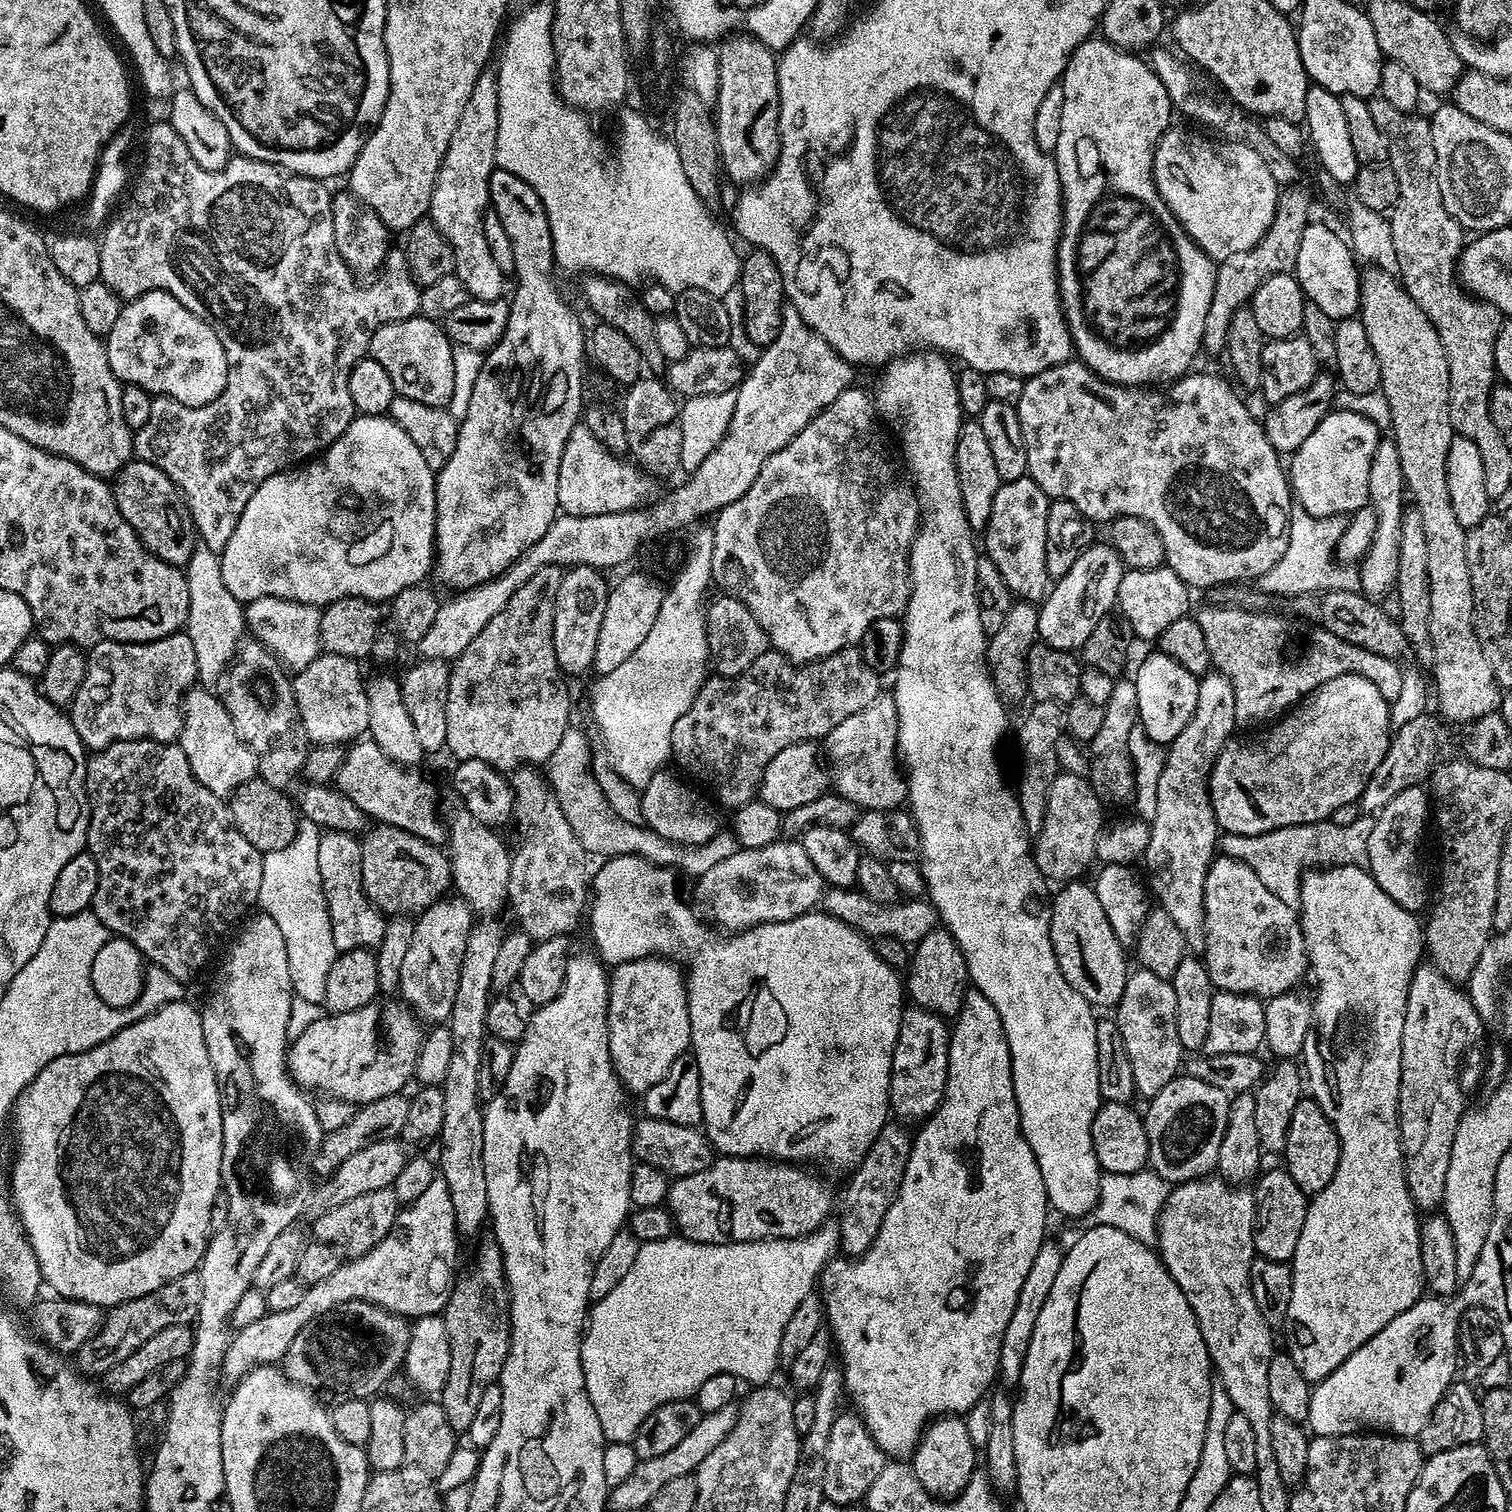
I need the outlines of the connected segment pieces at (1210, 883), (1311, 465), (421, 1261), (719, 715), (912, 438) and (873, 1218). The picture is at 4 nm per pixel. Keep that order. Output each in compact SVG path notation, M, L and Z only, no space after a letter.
M1217 855L1206 874L1204 887L1204 950L1202 959L1210 974L1213 989L1221 992L1237 992L1247 996L1267 998L1297 991L1304 971L1309 971L1308 952L1304 948L1304 932L1300 928L1297 909L1286 906L1282 898L1274 898L1266 886L1262 886L1258 874L1241 860Z
M1329 411L1322 422L1318 422L1314 434L1290 456L1290 487L1299 507L1312 516L1343 517L1369 503L1370 462L1382 439L1381 433L1373 420L1367 420L1362 414L1336 411Z
M438 1174L419 1198L414 1198L412 1204L397 1211L394 1226L386 1234L386 1238L382 1238L382 1242L375 1244L365 1256L341 1262L338 1270L334 1270L334 1274L328 1275L323 1282L307 1285L298 1306L293 1306L291 1310L269 1311L262 1318L258 1318L258 1322L239 1329L228 1341L228 1349L220 1365L221 1381L228 1383L228 1386L235 1386L240 1383L243 1376L256 1368L279 1365L284 1359L286 1350L290 1350L290 1342L294 1342L298 1330L314 1322L314 1318L322 1318L322 1314L334 1310L334 1306L342 1306L342 1302L369 1300L372 1304L385 1308L387 1312L397 1312L399 1316L405 1318L443 1313L452 1293L452 1285L458 1279L456 1240L458 1241L458 1233L454 1222L454 1206L450 1202L450 1190L444 1177Z
M856 646L843 648L832 656L801 665L775 650L763 652L742 674L712 674L705 679L686 714L674 722L674 730L670 734L671 759L674 764L676 760L681 773L689 772L697 785L705 784L700 786L709 793L712 791L728 810L738 809L746 802L757 799L762 774L779 752L803 740L823 741L832 733L834 726L842 726L846 718L858 714L858 710L866 710L870 702L882 695L880 680L881 673L866 666L866 658Z
M916 350L911 354L905 355L903 358L893 359L891 362L885 363L883 365L882 371L884 373L880 376L880 381L876 384L876 392L874 391L874 403L876 406L876 411L878 413L879 419L881 421L884 420L889 424L890 427L896 431L896 436L900 439L900 448L904 451L904 460L908 463L908 472L907 475L910 477L911 483L914 485L914 491L920 501L920 506L922 509L922 520L917 534L915 538L912 540L912 549L908 552L908 575L910 577L910 583L912 586L912 595L908 598L908 605L905 606L904 611L902 613L902 623L904 625L904 641L902 642L902 650L900 651L900 661L896 663L896 667L894 669L894 677L896 676L896 692L894 691L894 699L896 701L896 709L898 710L898 742L900 743L900 747L898 749L899 755L902 757L903 767L906 769L906 779L908 781L908 798L906 801L907 807L910 809L912 813L912 817L916 819L916 825L918 826L918 830L920 831L920 860L922 861L922 869L924 875L924 883L926 885L926 896L927 899L933 904L936 908L936 914L939 920L939 923L943 925L943 927L947 928L949 934L952 935L958 942L958 946L962 950L962 954L966 958L966 966L968 967L968 979L980 991L982 994L986 994L986 998L990 998L990 1002L994 1006L994 1010L998 1010L998 1018L1002 1018L1002 1026L1006 1030L1006 1038L1008 1039L1008 1045L1010 1046L1010 1054L1012 1055L1012 1081L1014 1082L1014 1090L1016 1091L1016 1105L1018 1106L1018 1110L1020 1111L1020 1128L1024 1132L1024 1137L1026 1138L1026 1142L1030 1146L1030 1150L1034 1154L1034 1158L1036 1159L1036 1165L1038 1166L1038 1170L1042 1174L1042 1182L1046 1186L1046 1190L1048 1191L1048 1202L1049 1205L1053 1209L1056 1208L1061 1212L1064 1216L1084 1216L1087 1217L1089 1213L1091 1213L1092 1207L1096 1204L1096 1199L1098 1198L1098 1194L1100 1193L1100 1177L1102 1175L1102 1169L1100 1163L1096 1161L1096 1155L1094 1154L1094 1150L1092 1149L1092 1123L1094 1122L1094 1118L1096 1117L1096 1111L1099 1110L1101 1106L1100 1099L1100 1091L1098 1090L1098 1046L1096 1045L1095 1040L1095 1028L1097 1026L1098 1020L1097 1017L1092 1017L1092 1012L1094 1013L1093 1005L1090 1005L1086 1002L1086 998L1082 998L1082 994L1078 994L1078 990L1074 990L1074 986L1070 986L1066 982L1066 978L1062 974L1062 970L1058 966L1058 962L1056 961L1056 955L1054 954L1054 950L1052 949L1052 939L1050 938L1050 918L1052 917L1052 913L1050 911L1050 891L1048 892L1048 888L1050 888L1049 881L1044 879L1044 876L1038 870L1038 866L1036 865L1036 861L1034 859L1033 849L1030 847L1030 837L1028 835L1028 829L1024 826L1024 819L1022 818L1022 810L1020 809L1019 804L1016 802L1016 793L1010 787L1010 780L1004 777L1004 768L1000 765L1000 743L1004 740L1004 727L1008 724L1008 716L1004 713L1004 707L1006 707L1005 701L1002 699L999 692L997 692L996 687L992 684L992 678L988 675L988 669L986 667L986 637L984 635L984 631L982 630L982 622L978 618L978 602L976 601L976 557L978 555L978 549L972 545L972 539L974 539L974 533L970 525L966 522L966 514L964 513L964 507L962 506L962 490L960 489L960 475L958 474L958 470L956 469L956 443L958 442L958 438L960 437L960 425L962 421L965 419L965 412L960 408L959 396L958 396L958 386L957 382L957 373L952 370L951 366L948 365L950 363L949 357L947 355L941 354L936 350Z
M900 1122L884 1124L878 1138L874 1138L870 1150L866 1150L862 1162L857 1164L851 1173L852 1181L844 1192L844 1213L841 1214L840 1220L838 1219L839 1251L845 1252L848 1258L860 1256L871 1246L886 1218L886 1210L890 1210L898 1194L902 1174L906 1174L906 1162L910 1158L914 1139L913 1133L908 1133L903 1127L907 1128Z

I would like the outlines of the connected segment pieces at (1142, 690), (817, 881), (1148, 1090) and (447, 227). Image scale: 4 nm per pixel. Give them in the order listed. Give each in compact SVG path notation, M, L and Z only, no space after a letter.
M1153 651L1153 656L1148 656L1136 668L1134 679L1138 690L1138 721L1139 727L1156 744L1167 746L1171 744L1194 714L1194 708L1198 706L1198 677L1190 674L1174 658L1170 658L1165 652Z
M800 842L741 848L730 854L726 862L710 866L695 884L697 898L708 904L709 910L732 930L750 930L756 924L766 924L770 920L805 916L823 901L826 891L824 879L814 870L814 862L806 858L806 850Z
M1137 967L1128 977L1126 990L1114 1009L1114 1019L1130 1058L1130 1070L1134 1070L1136 1096L1156 1096L1162 1086L1176 1079L1182 1068L1182 1049L1178 1042L1178 1026L1174 1022L1174 986L1171 980L1163 980L1158 978L1158 974L1150 974L1150 970Z
M485 70L480 73L480 77L474 82L474 90L470 90L470 98L466 102L466 106L462 110L462 118L458 118L458 126L454 126L454 134L450 137L450 146L446 146L446 154L442 158L442 166L436 175L436 185L432 191L432 206L430 209L430 218L438 226L440 233L448 239L448 245L452 247L454 254L454 262L456 263L454 275L462 282L462 286L466 286L469 297L473 300L499 300L505 295L504 280L506 280L506 273L498 270L498 262L494 262L494 254L490 254L490 246L486 242L486 234L484 233L484 214L489 207L490 201L488 199L488 177L493 175L496 168L496 143L498 142L498 86L496 85L495 71Z

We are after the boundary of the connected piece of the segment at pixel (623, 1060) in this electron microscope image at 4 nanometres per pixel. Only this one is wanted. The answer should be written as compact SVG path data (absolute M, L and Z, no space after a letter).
M653 954L637 960L624 960L611 969L608 977L608 1053L616 1077L629 1093L643 1094L654 1086L654 1082L662 1082L674 1058L689 1051L691 1042L688 985L679 963Z

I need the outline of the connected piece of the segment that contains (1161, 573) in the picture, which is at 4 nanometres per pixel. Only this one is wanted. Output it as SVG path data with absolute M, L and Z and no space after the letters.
M1167 566L1138 570L1137 568L1125 571L1122 582L1118 586L1118 612L1126 621L1131 635L1144 640L1155 641L1170 626L1170 622L1178 622L1189 611L1189 585L1180 579L1178 573Z

